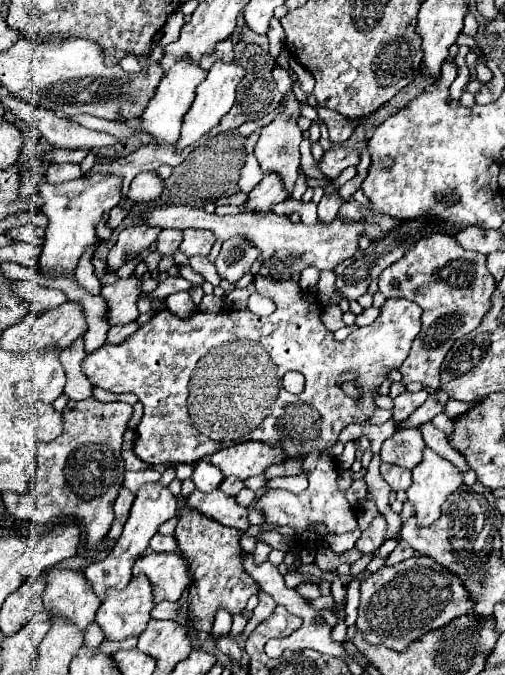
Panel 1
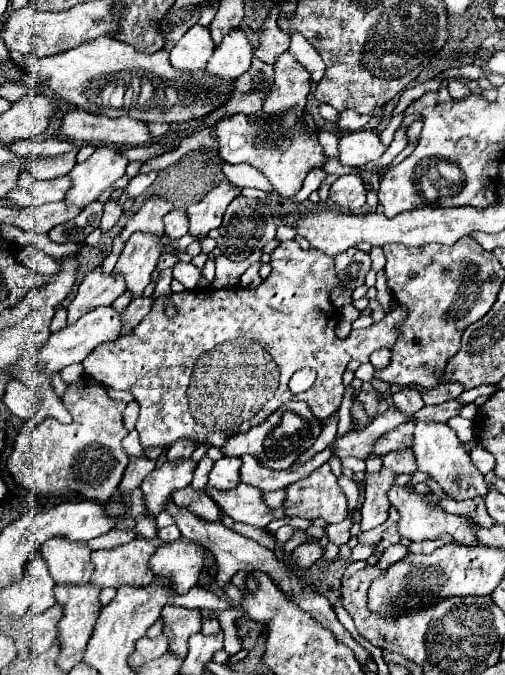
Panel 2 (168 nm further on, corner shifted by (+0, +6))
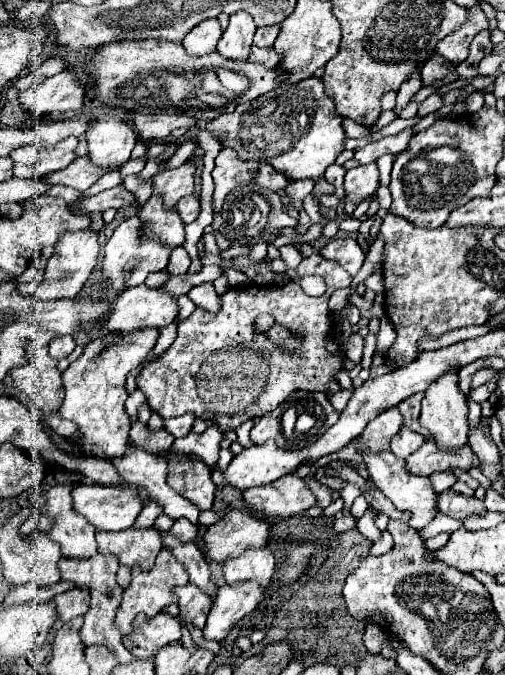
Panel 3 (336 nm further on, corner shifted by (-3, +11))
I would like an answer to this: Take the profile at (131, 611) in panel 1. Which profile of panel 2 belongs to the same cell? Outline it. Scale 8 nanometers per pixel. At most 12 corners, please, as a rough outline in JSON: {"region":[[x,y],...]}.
{"region":[[143,537],[91,553],[91,583],[147,587],[155,543]]}

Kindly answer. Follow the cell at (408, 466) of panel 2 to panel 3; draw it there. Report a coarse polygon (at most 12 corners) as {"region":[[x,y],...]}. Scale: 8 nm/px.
{"region":[[406,426],[394,436],[390,450],[408,458],[426,438]]}

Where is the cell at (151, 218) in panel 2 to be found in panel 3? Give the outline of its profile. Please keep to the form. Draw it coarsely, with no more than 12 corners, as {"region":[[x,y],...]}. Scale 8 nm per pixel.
{"region":[[194,164],[162,170],[152,178],[152,194],[164,206],[194,192]]}

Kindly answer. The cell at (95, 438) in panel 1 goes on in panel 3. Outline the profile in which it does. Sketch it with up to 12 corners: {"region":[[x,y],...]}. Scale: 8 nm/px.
{"region":[[156,328],[92,340],[62,372],[76,454],[126,454],[126,376]]}

